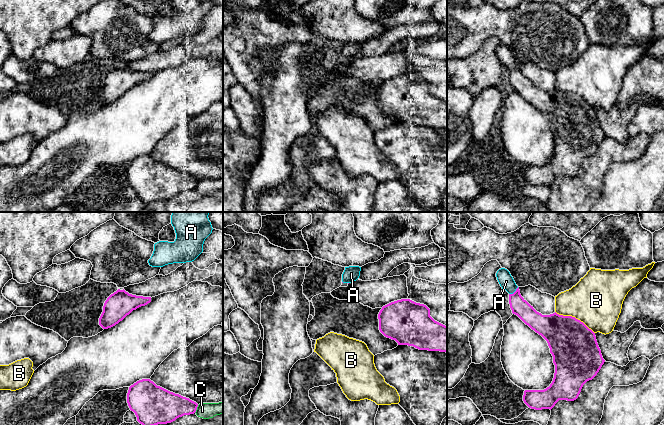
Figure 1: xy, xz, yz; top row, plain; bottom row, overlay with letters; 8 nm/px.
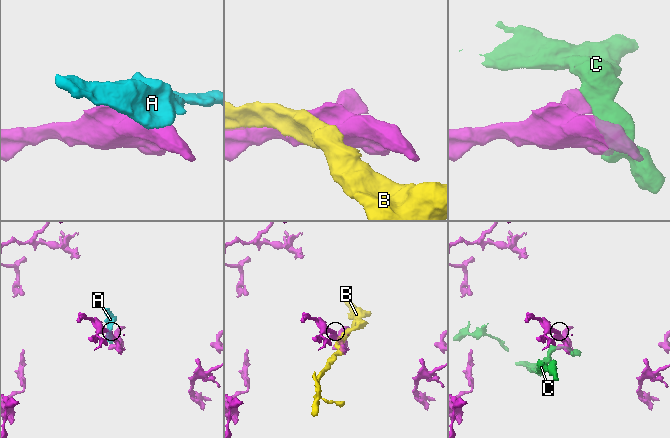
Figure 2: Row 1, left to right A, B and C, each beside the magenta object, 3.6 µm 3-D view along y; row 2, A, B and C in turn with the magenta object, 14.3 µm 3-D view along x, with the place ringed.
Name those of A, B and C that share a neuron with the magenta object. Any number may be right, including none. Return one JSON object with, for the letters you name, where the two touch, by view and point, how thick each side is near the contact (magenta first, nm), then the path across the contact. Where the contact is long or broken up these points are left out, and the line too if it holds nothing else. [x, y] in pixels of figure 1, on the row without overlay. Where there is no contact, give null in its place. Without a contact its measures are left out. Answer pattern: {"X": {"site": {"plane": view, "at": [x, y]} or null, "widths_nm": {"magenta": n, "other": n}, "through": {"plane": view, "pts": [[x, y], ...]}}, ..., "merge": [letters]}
{"A": {"site": {"plane": "yz", "at": [514, 68]}, "widths_nm": {"magenta": 140, "other": 120}, "through": {"plane": "yz", "pts": [[520, 83], [517, 80], [514, 68], [506, 57]]}}, "merge": ["A"]}

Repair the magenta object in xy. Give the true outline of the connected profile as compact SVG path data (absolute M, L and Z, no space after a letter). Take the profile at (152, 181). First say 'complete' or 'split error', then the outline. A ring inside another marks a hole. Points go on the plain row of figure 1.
complete; M150 155L139 156L129 163L127 179L145 204L194 190L198 183L196 178L157 162Z

